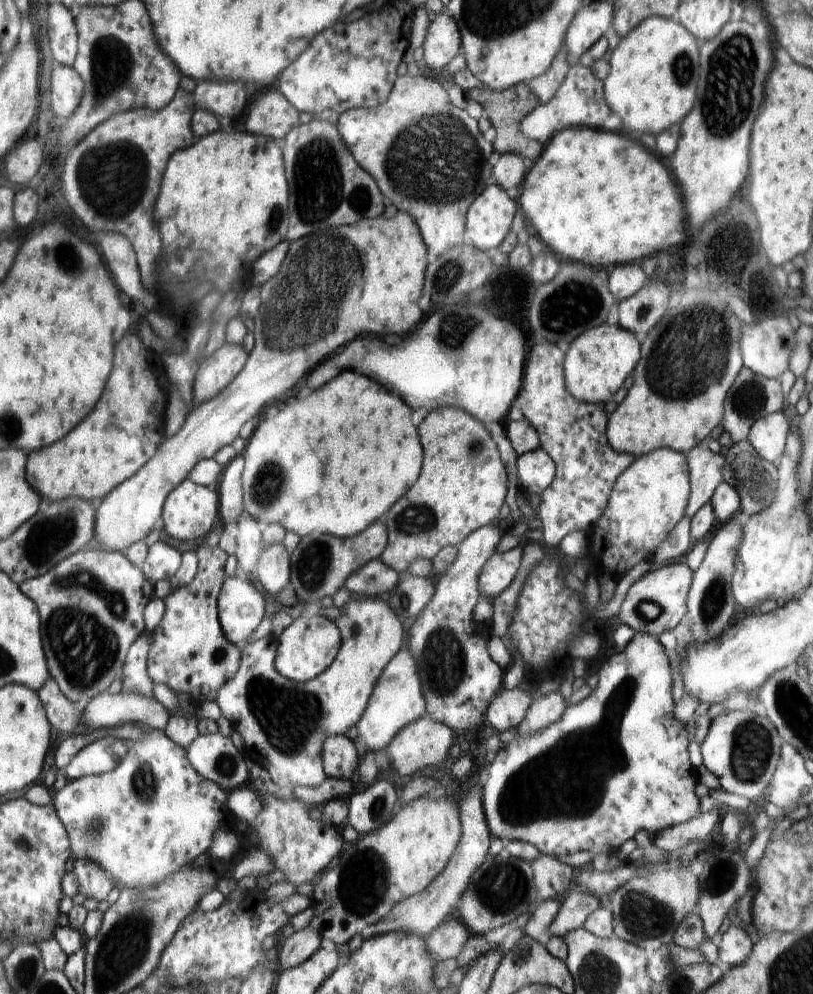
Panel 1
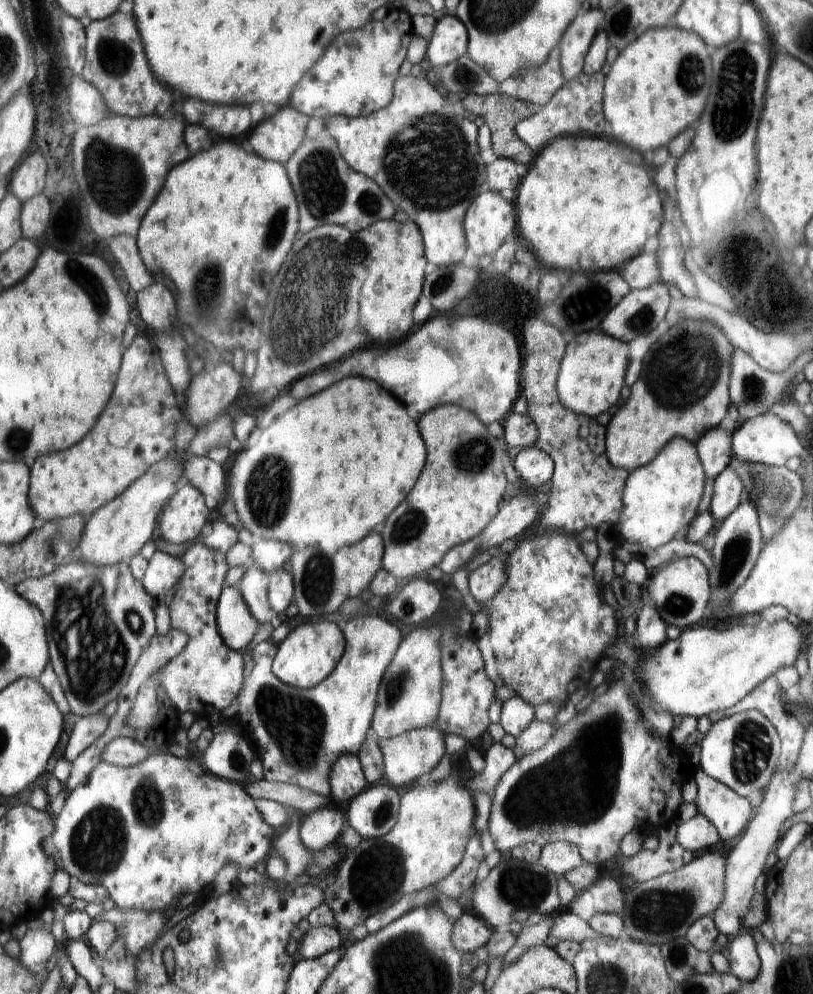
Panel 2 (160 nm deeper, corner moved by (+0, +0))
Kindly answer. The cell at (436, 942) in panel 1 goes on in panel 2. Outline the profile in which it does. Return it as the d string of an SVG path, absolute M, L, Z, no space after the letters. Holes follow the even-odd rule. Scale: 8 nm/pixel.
M462 913L453 922L453 945L463 953L474 952L486 946L494 932L482 917Z

